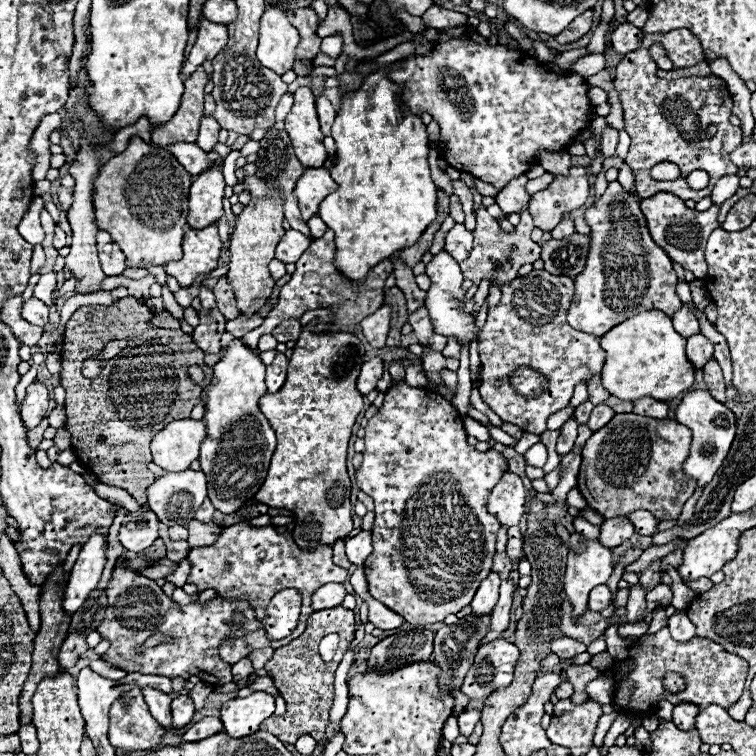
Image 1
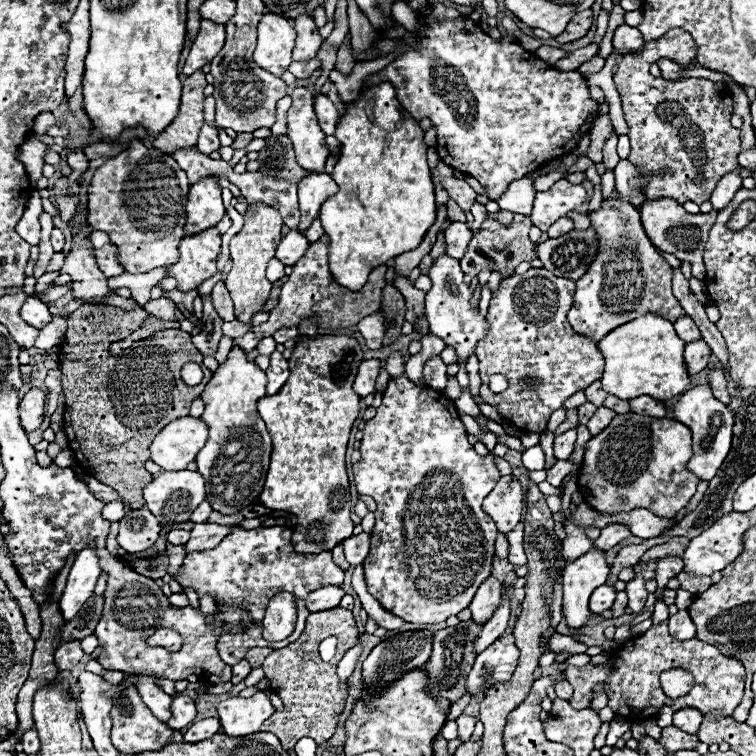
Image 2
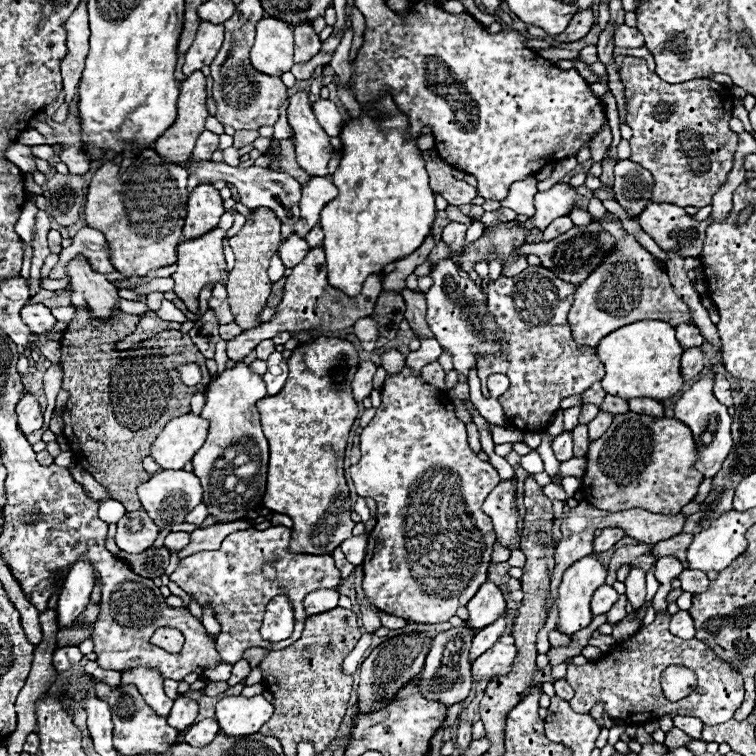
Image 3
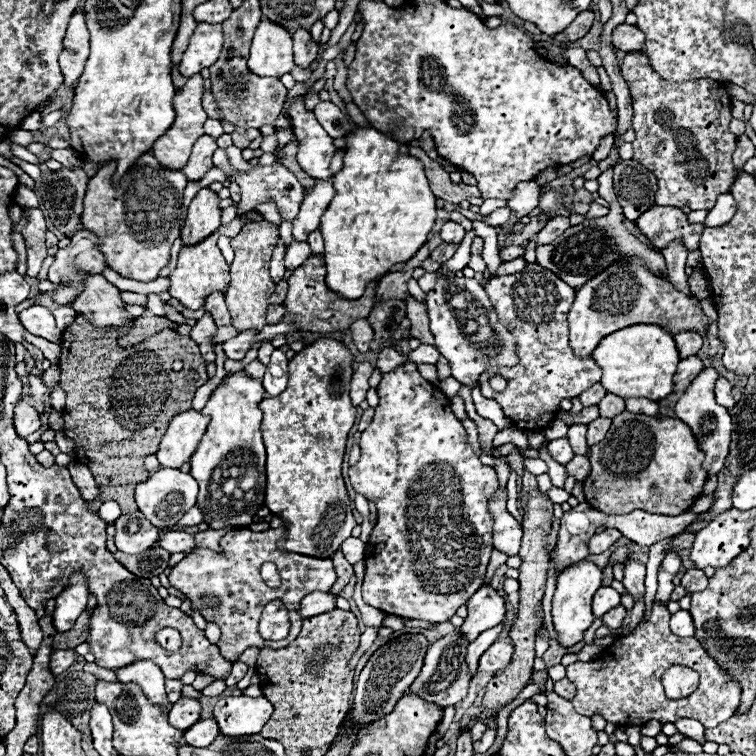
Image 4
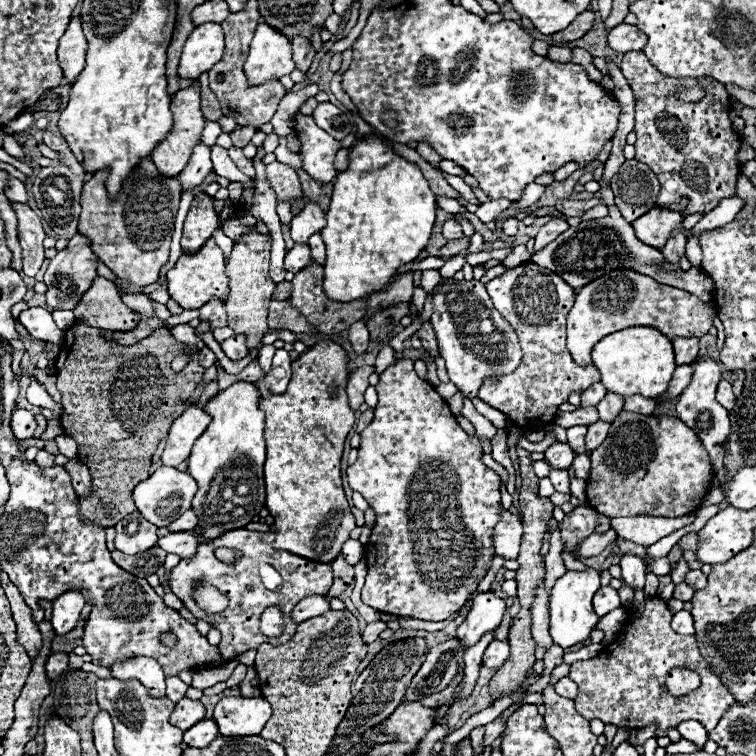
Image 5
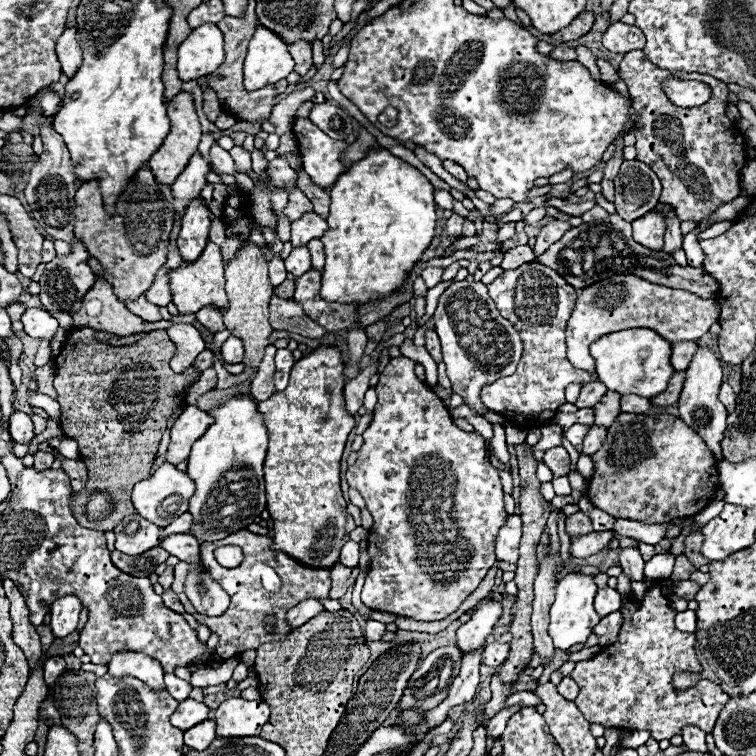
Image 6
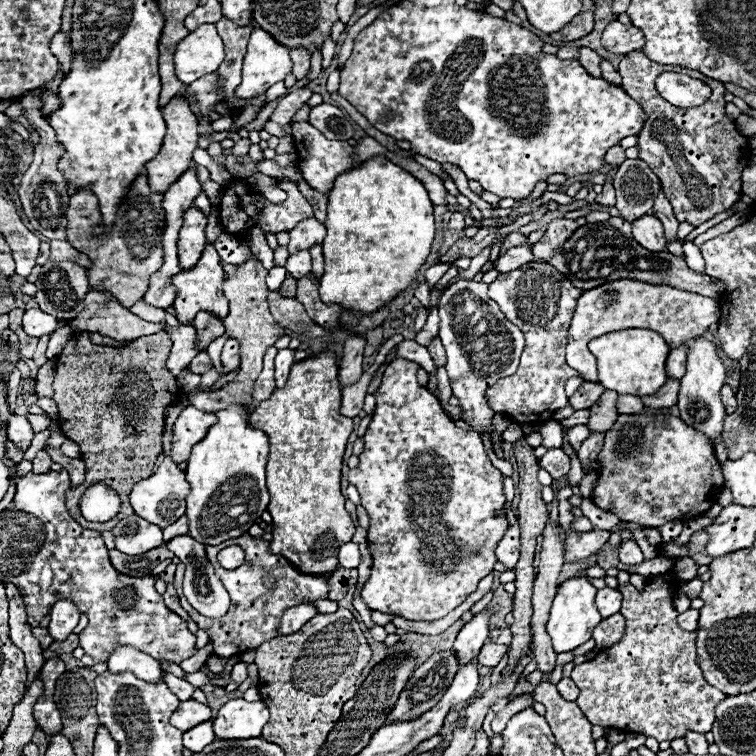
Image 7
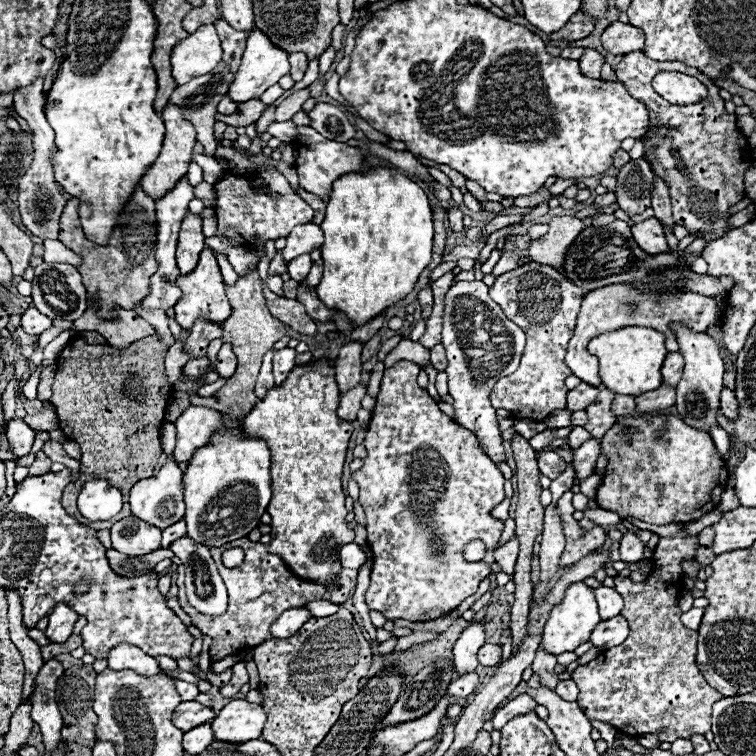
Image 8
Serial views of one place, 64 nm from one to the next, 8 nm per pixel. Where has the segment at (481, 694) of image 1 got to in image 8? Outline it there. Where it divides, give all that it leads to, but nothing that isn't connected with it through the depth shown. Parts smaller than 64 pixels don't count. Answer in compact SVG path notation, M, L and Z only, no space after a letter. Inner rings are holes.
M484 644L478 652L478 660L480 660L482 666L496 666L502 660L502 646Z

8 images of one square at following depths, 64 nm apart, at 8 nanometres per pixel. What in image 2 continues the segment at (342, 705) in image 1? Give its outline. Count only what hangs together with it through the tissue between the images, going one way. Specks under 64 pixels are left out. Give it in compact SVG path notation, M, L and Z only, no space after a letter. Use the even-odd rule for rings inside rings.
M356 644L356 646L354 646L354 648L350 648L350 650L344 654L344 658L340 660L340 664L338 664L340 684L344 684L344 682L348 680L348 676L354 672L354 666L356 666L356 662L358 662L360 652L362 652L362 644Z

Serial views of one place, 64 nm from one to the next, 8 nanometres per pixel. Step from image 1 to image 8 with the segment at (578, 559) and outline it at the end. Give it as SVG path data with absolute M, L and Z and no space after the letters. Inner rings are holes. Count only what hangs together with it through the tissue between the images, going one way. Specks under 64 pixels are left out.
M574 582L566 588L562 602L552 608L550 618L544 626L542 646L544 646L544 650L548 650L554 656L558 656L562 652L572 652L580 644L588 642L588 638L590 638L590 634L592 634L592 630L596 628L598 622L600 622L600 614L598 614L598 606L596 606L596 600L594 600L594 588L586 586L584 582Z

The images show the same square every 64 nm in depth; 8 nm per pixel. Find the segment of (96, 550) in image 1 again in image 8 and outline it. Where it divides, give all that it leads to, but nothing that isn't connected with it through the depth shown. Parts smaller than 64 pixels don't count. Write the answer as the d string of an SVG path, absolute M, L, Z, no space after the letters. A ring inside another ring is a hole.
M60 602L60 604L54 606L54 610L52 610L52 614L48 618L50 618L50 624L46 628L46 636L52 642L62 644L62 642L66 642L70 638L72 628L74 628L74 624L78 620L78 614L68 604Z

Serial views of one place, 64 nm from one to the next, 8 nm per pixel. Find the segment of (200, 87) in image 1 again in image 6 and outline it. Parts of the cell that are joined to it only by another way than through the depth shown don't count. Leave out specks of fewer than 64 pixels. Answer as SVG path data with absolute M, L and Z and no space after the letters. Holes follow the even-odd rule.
M180 92L176 94L170 102L168 102L168 118L170 118L170 134L166 136L164 144L156 150L156 154L152 154L152 158L148 160L148 166L152 168L152 172L156 174L158 182L166 182L172 184L180 172L186 168L188 160L192 158L192 154L198 150L200 144L200 136L202 136L202 126L196 114L196 106L194 106L194 96L190 92Z

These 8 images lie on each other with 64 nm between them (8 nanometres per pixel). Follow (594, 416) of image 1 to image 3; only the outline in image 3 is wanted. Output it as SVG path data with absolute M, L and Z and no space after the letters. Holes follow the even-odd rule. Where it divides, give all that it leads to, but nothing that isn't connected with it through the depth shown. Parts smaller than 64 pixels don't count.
M598 412L598 416L592 420L592 422L588 422L588 428L590 428L590 440L596 440L596 438L600 438L600 434L604 434L604 430L608 430L608 426L612 424L612 414L608 414L608 412Z

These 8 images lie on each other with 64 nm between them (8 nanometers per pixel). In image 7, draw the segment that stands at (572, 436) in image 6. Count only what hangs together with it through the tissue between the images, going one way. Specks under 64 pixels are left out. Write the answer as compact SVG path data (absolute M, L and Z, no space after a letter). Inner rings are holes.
M578 424L578 426L572 426L572 428L566 432L566 440L570 442L570 446L572 446L574 450L578 450L578 448L580 448L580 442L584 442L584 438L588 438L588 434L590 434L588 426Z

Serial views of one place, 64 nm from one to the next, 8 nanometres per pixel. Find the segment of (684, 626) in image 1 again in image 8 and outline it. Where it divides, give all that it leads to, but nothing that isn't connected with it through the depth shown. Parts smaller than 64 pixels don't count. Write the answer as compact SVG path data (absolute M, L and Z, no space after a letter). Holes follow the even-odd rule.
M690 608L688 612L684 612L682 614L682 624L686 626L686 628L690 628L690 630L698 630L700 628L700 618L702 618L702 614L704 614L704 610L702 608Z

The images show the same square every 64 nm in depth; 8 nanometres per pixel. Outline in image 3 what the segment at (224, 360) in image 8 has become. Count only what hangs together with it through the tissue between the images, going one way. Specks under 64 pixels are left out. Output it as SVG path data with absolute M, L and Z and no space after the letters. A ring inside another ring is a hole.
M312 248L306 258L292 268L292 274L286 280L284 286L284 294L282 294L282 302L276 306L276 314L272 316L270 322L264 322L256 328L244 330L240 336L232 338L228 342L228 358L236 360L236 358L244 358L248 356L262 340L274 338L280 332L300 332L300 330L342 330L342 328L350 328L354 326L356 320L366 318L374 312L376 300L382 292L382 272L378 274L370 274L364 282L362 294L358 296L346 296L342 290L334 288L328 284L328 276L326 276L326 258L324 258L324 248Z

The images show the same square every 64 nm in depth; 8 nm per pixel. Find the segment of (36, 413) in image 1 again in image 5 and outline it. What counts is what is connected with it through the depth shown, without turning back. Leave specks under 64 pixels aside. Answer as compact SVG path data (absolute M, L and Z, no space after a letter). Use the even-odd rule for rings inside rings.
M16 408L14 414L12 414L12 430L16 434L16 438L20 440L26 440L26 438L32 438L34 430L36 430L36 418L30 410L26 408Z

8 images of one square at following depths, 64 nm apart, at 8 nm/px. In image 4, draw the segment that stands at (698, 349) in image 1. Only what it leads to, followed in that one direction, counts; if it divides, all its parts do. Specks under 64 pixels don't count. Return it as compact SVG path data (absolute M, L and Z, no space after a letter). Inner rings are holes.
M688 356L688 358L682 358L680 364L678 364L678 370L676 370L676 392L678 390L684 390L696 376L698 372L704 368L704 362L700 360L700 356Z

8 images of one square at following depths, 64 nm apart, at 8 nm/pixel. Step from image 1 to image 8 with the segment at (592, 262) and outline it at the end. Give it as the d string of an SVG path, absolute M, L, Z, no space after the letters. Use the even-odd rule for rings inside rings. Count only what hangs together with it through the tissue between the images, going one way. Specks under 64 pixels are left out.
M612 284L612 286L602 286L600 290L592 290L582 298L582 306L578 312L574 336L570 338L568 350L566 350L566 364L578 376L582 382L588 382L592 386L600 386L600 376L598 376L598 358L594 358L588 352L588 342L604 332L620 330L624 326L646 326L646 328L656 328L658 332L666 334L666 348L668 352L678 350L676 334L670 328L672 324L684 324L694 328L696 332L704 332L710 324L716 324L720 320L720 308L714 298L702 296L696 292L674 292L674 294L658 294L652 290L640 290L634 288L632 284Z

